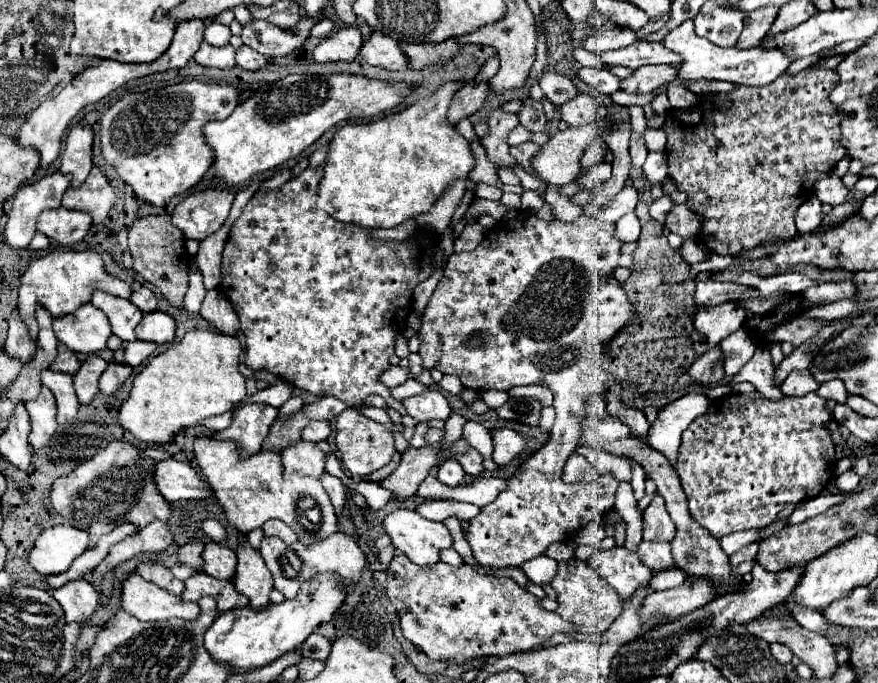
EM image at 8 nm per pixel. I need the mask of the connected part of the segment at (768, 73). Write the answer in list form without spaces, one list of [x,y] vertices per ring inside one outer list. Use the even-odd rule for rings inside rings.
[[[676,27],[664,37],[664,47],[678,53],[682,57],[682,65],[678,69],[678,77],[682,79],[718,79],[718,81],[730,81],[736,85],[752,85],[762,87],[772,83],[778,75],[786,71],[786,67],[792,63],[788,57],[780,53],[780,49],[746,49],[740,51],[736,47],[718,47],[706,41],[704,37],[698,37],[692,27]]]

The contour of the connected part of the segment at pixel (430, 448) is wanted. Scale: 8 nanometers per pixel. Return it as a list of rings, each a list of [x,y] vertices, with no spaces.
[[[464,437],[448,443],[448,447],[442,447],[440,443],[430,443],[420,449],[410,447],[406,449],[406,453],[402,453],[402,461],[396,467],[396,471],[382,479],[380,485],[394,491],[396,499],[406,499],[410,495],[416,495],[420,481],[428,477],[428,471],[432,467],[436,467],[442,461],[456,459],[456,455],[464,455],[470,449],[472,445]]]

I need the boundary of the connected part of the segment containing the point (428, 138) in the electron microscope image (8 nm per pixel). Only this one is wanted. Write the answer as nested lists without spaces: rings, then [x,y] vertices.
[[[444,83],[436,93],[416,101],[400,113],[370,123],[340,127],[328,143],[324,175],[318,183],[318,207],[342,223],[360,225],[366,229],[392,229],[406,219],[428,213],[454,181],[470,181],[470,173],[476,165],[470,141],[464,139],[458,133],[456,125],[448,121],[448,107],[452,95],[462,85],[464,83]]]

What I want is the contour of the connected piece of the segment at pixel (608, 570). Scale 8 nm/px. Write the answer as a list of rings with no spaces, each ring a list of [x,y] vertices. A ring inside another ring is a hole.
[[[622,547],[610,551],[596,551],[590,557],[590,565],[614,587],[620,595],[620,601],[628,601],[638,587],[650,585],[652,571],[638,559],[636,553],[628,553]]]

